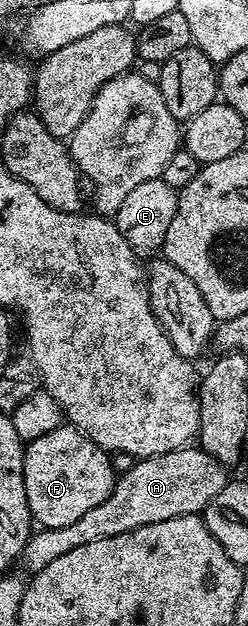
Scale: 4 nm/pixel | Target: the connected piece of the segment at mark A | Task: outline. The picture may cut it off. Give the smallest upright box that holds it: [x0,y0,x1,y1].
[23,445,227,573]

